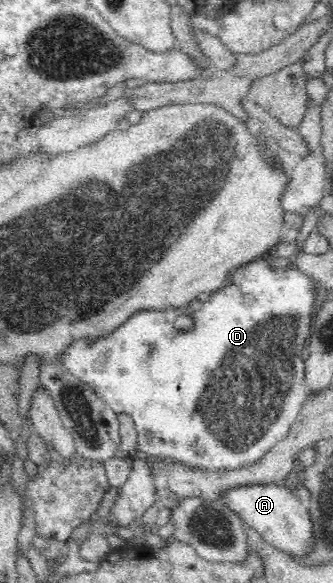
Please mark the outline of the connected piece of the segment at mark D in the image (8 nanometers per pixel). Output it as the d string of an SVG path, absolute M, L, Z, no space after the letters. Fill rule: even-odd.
M259 257L235 270L227 284L212 292L208 300L199 301L195 298L180 308L138 311L104 338L96 340L83 338L74 341L60 357L60 364L77 379L92 387L115 413L127 414L134 420L135 430L138 433L137 453L154 459L178 460L189 467L197 467L201 470L239 469L259 461L268 449L285 437L291 425L299 417L301 408L310 394L305 381L305 360L301 357L301 351L307 347L312 332L311 313L315 303L313 285L313 277L299 271L295 265L287 269L273 269L267 264L267 257ZM179 315L189 315L193 320L192 328L182 332L176 329L173 323Z

